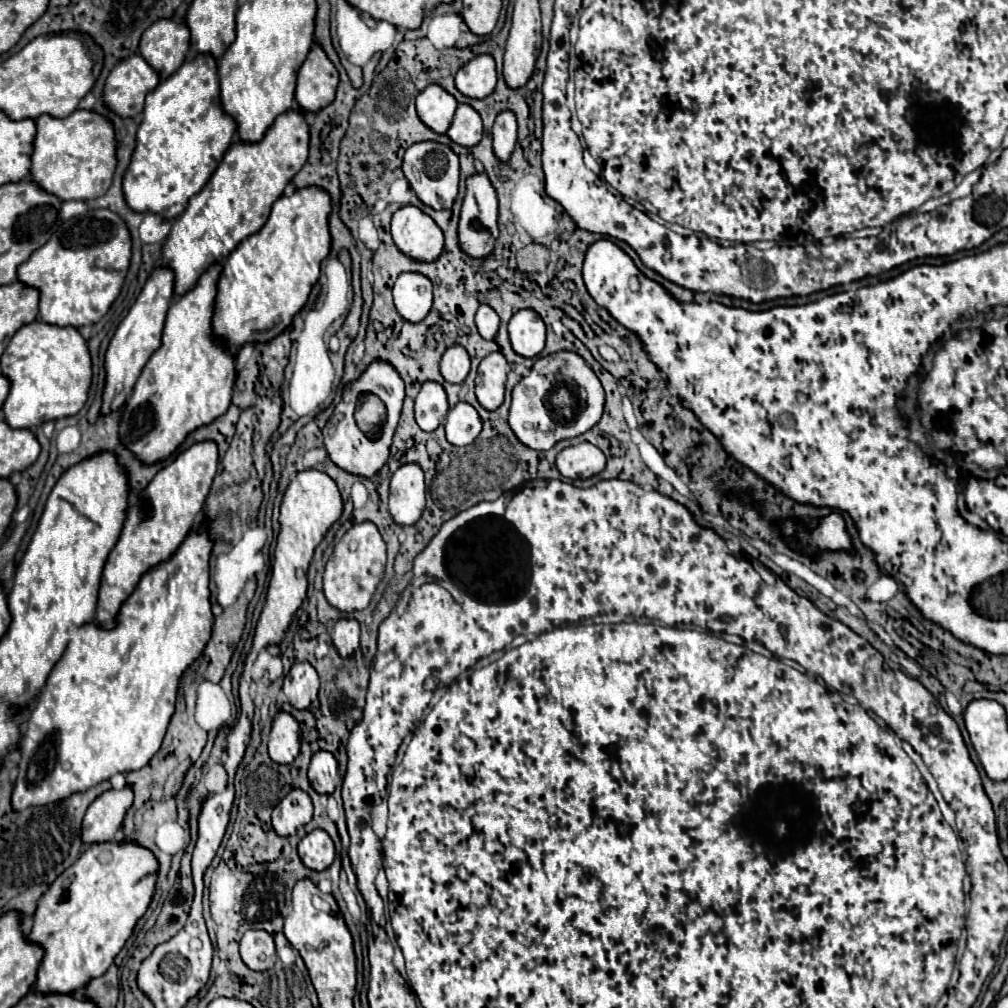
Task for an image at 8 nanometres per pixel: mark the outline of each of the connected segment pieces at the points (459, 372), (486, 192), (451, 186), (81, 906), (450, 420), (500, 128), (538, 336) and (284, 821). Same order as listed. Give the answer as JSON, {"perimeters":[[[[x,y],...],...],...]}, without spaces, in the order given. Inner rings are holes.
{"perimeters":[[[[462,347],[446,349],[442,363],[440,363],[440,373],[448,383],[462,383],[470,373],[468,353]]],[[[484,173],[468,177],[468,181],[466,181],[466,199],[464,199],[462,213],[460,213],[460,223],[458,223],[460,249],[472,259],[486,259],[494,253],[498,235],[500,235],[500,231],[498,231],[498,199],[496,199],[494,187],[490,185],[490,181]]],[[[424,141],[424,143],[414,143],[406,155],[404,155],[404,163],[402,163],[402,171],[412,187],[412,191],[416,193],[416,197],[440,211],[440,209],[450,209],[456,195],[458,195],[458,157],[454,155],[454,151],[446,145],[434,143],[434,141]]],[[[108,841],[108,843],[92,843],[88,845],[78,861],[68,867],[40,897],[36,913],[34,913],[34,925],[28,933],[28,939],[44,947],[44,957],[38,969],[38,979],[34,985],[34,991],[60,991],[60,993],[74,993],[82,985],[86,985],[90,979],[100,977],[106,973],[106,969],[112,965],[114,957],[122,951],[124,943],[134,933],[136,923],[146,913],[152,895],[154,885],[158,879],[158,859],[154,853],[136,841]]],[[[458,403],[456,407],[452,407],[448,411],[444,429],[446,429],[448,443],[452,443],[456,447],[466,447],[466,445],[474,443],[474,439],[480,435],[482,421],[472,405]]],[[[504,111],[496,117],[492,127],[492,139],[494,139],[494,155],[502,163],[508,163],[516,147],[516,117],[510,111]]],[[[532,309],[518,311],[508,323],[508,333],[512,349],[520,357],[534,359],[544,349],[546,325]]],[[[296,789],[290,791],[276,807],[272,813],[272,827],[276,835],[280,837],[290,837],[294,835],[300,827],[310,823],[312,819],[312,801],[308,793]]]]}

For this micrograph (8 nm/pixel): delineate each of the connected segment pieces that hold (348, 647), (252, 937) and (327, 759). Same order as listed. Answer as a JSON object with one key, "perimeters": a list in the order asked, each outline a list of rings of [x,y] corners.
{"perimeters":[[[[340,619],[334,625],[332,643],[340,657],[350,657],[360,649],[360,625],[354,619]]],[[[246,931],[240,941],[240,955],[252,971],[272,969],[276,961],[274,941],[266,931]]],[[[318,751],[312,757],[310,769],[308,769],[308,779],[316,793],[320,793],[320,795],[334,793],[334,787],[340,781],[340,775],[338,775],[338,763],[332,757],[332,753]]]]}

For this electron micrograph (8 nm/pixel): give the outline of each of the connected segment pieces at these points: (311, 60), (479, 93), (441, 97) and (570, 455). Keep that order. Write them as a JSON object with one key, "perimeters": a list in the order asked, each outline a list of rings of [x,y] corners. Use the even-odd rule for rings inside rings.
{"perimeters":[[[[314,45],[308,59],[300,67],[296,101],[304,111],[320,111],[332,103],[338,85],[338,69],[332,65],[322,45]]],[[[478,55],[456,75],[456,89],[470,99],[484,99],[496,87],[496,69],[490,55]]],[[[428,85],[416,97],[416,113],[420,121],[438,135],[444,135],[452,125],[456,107],[456,99],[438,85]]],[[[584,441],[562,449],[556,457],[556,467],[568,479],[588,479],[602,473],[606,457],[596,445]]]]}

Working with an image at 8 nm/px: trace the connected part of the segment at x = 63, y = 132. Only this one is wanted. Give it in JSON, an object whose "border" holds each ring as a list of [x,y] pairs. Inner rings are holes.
{"border":[[[76,109],[72,115],[58,119],[40,115],[36,119],[36,141],[32,153],[32,177],[44,191],[62,201],[96,199],[108,191],[118,165],[118,139],[110,119],[96,111]]]}

